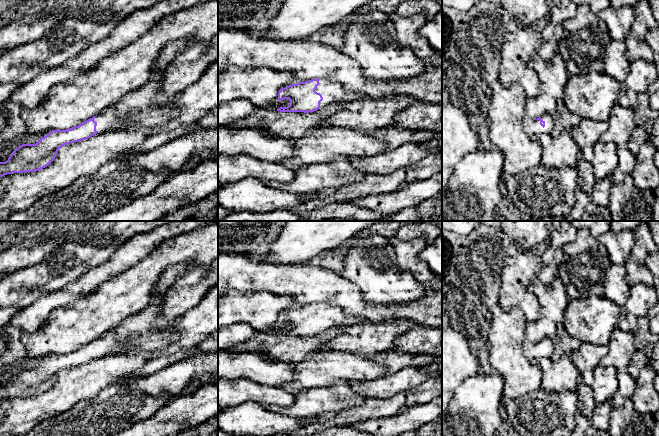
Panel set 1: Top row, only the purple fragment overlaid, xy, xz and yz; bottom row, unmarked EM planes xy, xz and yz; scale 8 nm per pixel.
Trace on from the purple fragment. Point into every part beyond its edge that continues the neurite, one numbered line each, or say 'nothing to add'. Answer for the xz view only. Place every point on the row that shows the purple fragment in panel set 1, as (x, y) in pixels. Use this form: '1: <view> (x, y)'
1: xz (333, 93)

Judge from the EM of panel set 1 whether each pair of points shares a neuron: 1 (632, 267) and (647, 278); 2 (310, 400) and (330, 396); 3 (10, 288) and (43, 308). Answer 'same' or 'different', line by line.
1: same
2: same
3: different

